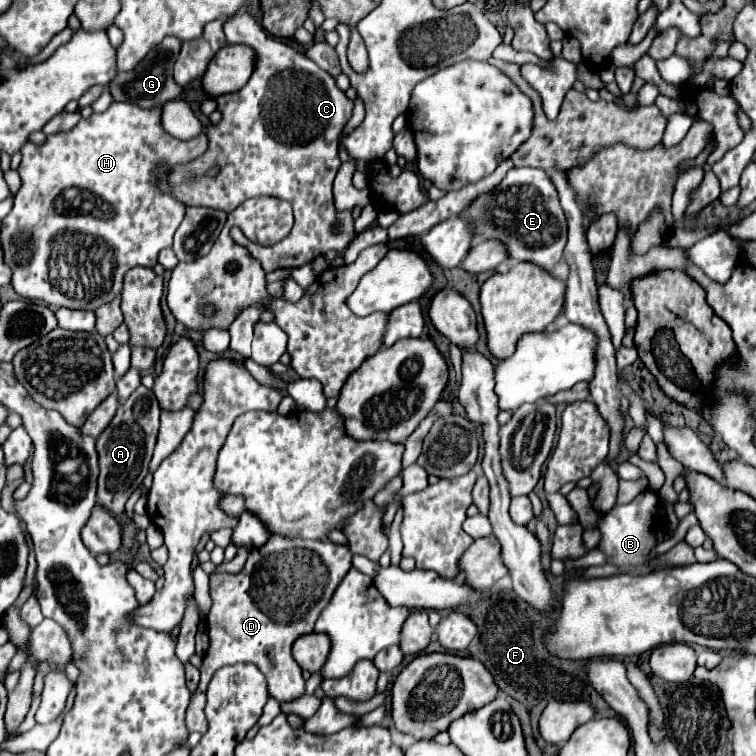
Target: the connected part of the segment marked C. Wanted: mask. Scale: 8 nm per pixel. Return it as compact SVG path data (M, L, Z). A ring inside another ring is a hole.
M247 12L235 14L235 18L229 18L223 26L225 38L229 44L245 44L255 50L255 70L249 78L249 82L233 94L223 94L217 98L217 106L223 114L221 124L209 126L207 138L209 138L209 148L207 152L189 162L187 168L177 166L171 174L171 194L179 198L185 206L207 206L207 208L219 208L223 212L233 212L239 204L249 200L251 196L275 196L281 200L287 200L293 206L295 214L295 224L289 236L285 236L281 242L273 246L261 246L261 244L251 244L251 240L242 233L238 227L230 230L230 236L239 242L241 246L247 246L253 258L257 258L263 264L265 272L273 272L279 268L299 268L303 264L309 264L313 258L335 250L343 252L349 242L355 238L355 228L353 228L353 216L349 210L337 212L333 204L333 178L341 166L339 154L337 154L337 142L343 126L351 118L353 112L353 102L341 92L335 84L335 78L327 74L325 70L319 70L315 62L311 62L303 52L295 50L293 46L271 38L265 30L261 30L261 24L249 16ZM213 164L221 168L217 176L207 176L205 170L209 170ZM193 172L193 180L185 180L185 174ZM333 224L341 224L341 232L333 234Z

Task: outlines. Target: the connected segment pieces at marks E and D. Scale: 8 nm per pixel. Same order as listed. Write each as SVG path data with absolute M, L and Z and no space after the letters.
M513 168L495 190L479 194L459 218L473 224L475 240L479 236L479 240L501 242L507 248L509 258L515 262L533 262L543 270L551 270L563 256L567 220L557 190L549 174L541 168Z
M273 534L261 546L261 588L251 582L249 572L241 574L211 574L213 606L207 614L209 648L201 664L201 680L197 692L187 708L187 730L203 734L207 730L205 718L205 690L215 670L229 664L251 662L267 678L269 696L277 702L291 702L305 694L305 680L299 664L291 658L291 646L301 634L313 632L315 620L331 600L335 586L351 568L351 550L345 544L303 540Z

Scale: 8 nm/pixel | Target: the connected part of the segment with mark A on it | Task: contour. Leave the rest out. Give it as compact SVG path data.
M139 386L117 410L103 434L97 436L95 448L99 454L99 478L97 478L97 506L103 506L115 518L125 510L125 504L139 482L147 476L147 466L153 456L155 440L159 432L159 402L153 390Z

